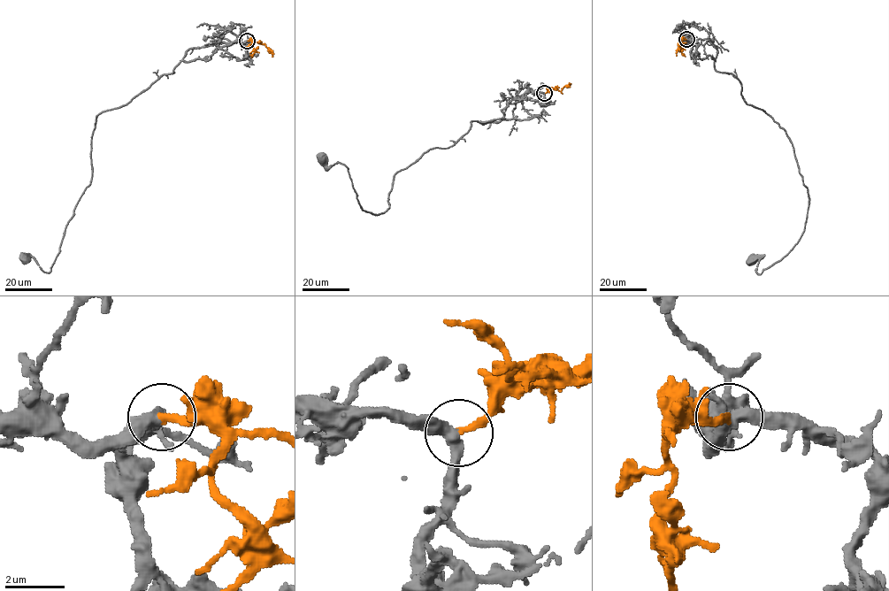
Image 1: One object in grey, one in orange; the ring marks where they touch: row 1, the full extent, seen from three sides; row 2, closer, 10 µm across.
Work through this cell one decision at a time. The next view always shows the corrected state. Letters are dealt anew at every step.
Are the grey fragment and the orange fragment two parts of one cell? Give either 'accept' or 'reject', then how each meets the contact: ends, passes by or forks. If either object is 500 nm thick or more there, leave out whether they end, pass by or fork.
accept; grey passes by; orange ends

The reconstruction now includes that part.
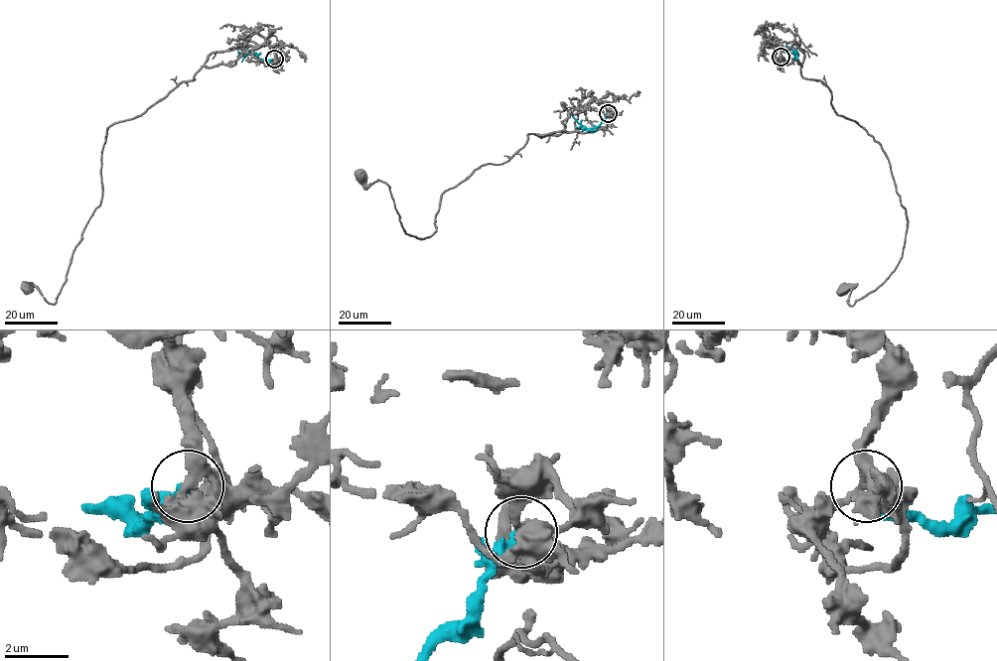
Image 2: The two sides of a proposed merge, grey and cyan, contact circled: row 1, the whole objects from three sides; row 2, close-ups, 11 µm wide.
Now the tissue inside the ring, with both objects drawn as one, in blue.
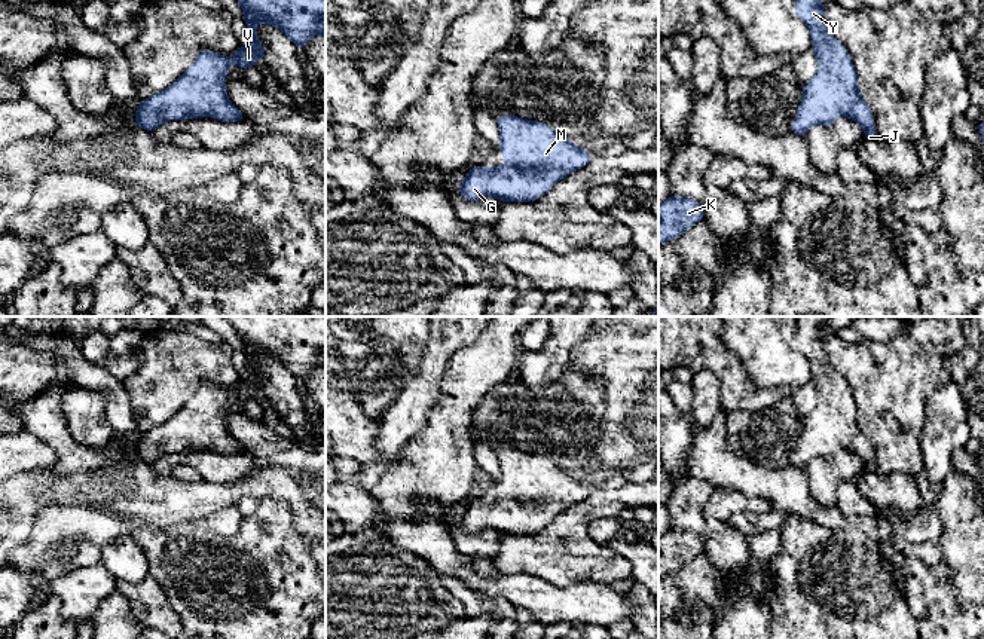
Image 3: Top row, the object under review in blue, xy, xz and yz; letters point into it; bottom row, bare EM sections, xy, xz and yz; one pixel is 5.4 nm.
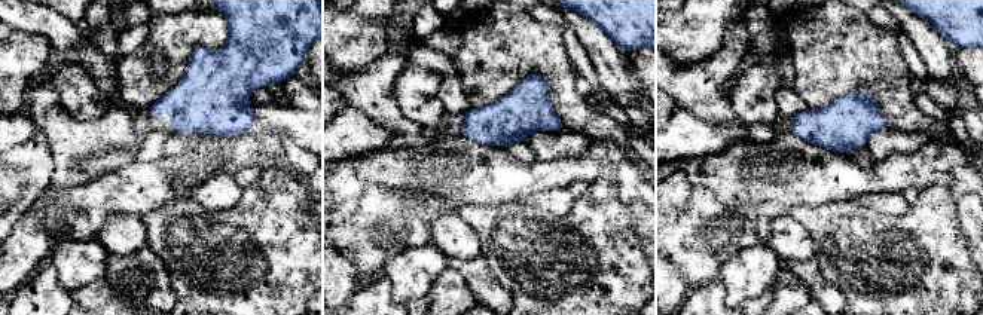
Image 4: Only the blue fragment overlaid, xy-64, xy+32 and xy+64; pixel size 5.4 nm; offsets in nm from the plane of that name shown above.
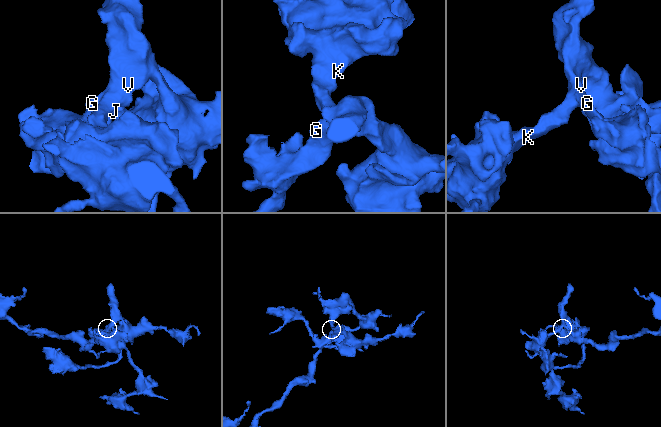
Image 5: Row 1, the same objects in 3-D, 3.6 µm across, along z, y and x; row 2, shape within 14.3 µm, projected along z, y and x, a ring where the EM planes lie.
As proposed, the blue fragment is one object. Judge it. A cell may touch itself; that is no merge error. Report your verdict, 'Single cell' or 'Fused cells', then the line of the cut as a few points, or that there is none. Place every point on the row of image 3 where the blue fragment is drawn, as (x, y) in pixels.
Single cell. No split

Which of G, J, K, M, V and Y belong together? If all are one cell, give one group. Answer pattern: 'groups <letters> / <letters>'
groups G J K M V Y

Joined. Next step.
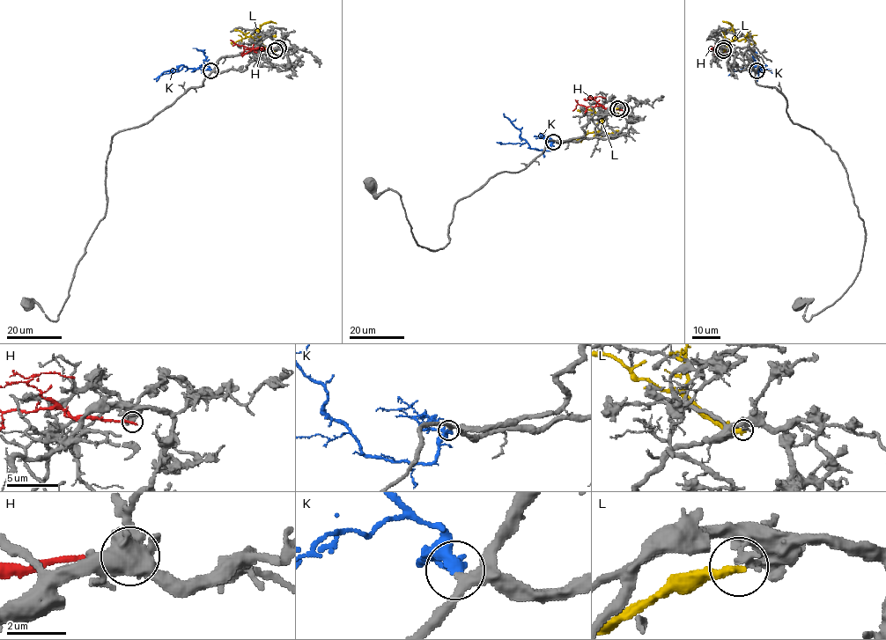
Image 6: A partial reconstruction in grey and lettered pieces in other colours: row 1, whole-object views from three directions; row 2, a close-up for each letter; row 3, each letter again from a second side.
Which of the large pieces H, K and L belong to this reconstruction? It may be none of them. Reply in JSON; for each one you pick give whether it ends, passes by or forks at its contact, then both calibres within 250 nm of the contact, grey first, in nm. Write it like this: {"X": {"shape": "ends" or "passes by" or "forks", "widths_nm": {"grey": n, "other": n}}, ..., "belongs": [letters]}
{"K": {"shape": "ends", "widths_nm": {"grey": 260, "other": 400}}, "belongs": ["K"]}

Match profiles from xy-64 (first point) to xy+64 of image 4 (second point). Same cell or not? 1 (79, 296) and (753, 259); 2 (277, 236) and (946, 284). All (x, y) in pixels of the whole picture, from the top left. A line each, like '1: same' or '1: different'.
1: different
2: same

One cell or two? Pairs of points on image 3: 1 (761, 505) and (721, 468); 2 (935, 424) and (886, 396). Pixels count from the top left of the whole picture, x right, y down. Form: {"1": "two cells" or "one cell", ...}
{"1": "two cells", "2": "two cells"}

